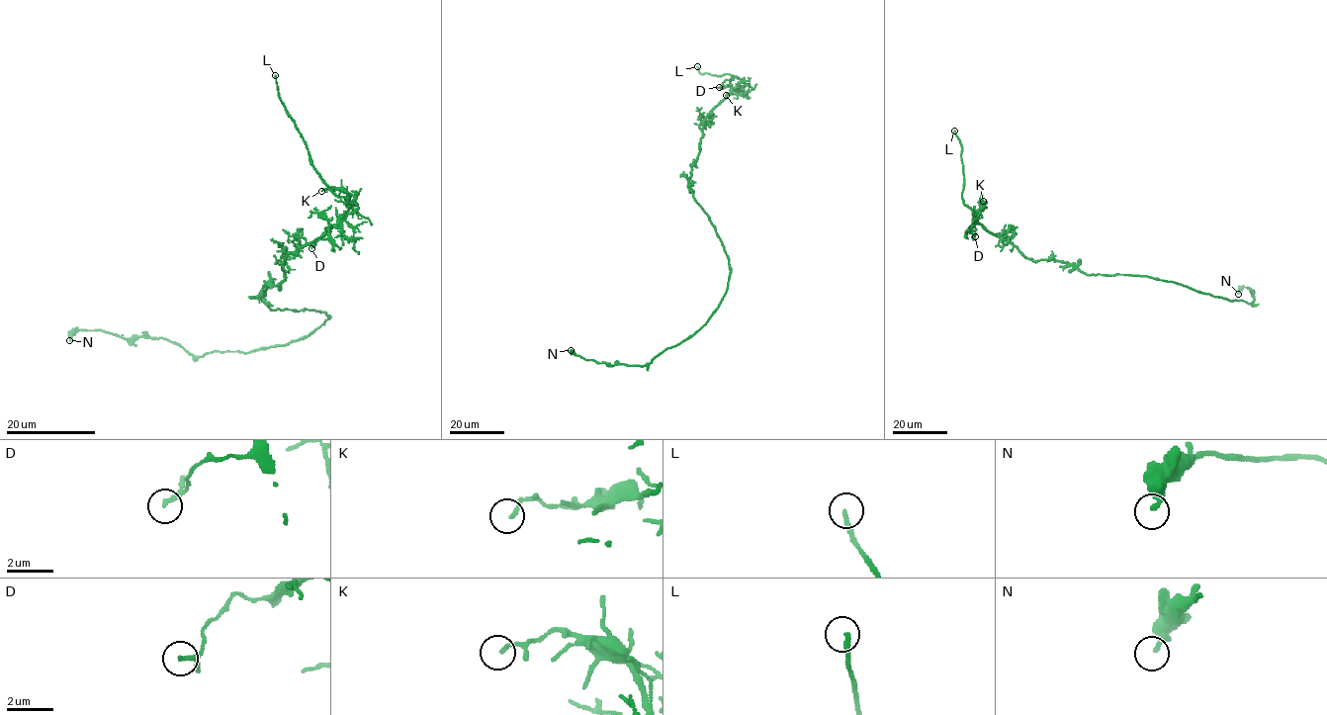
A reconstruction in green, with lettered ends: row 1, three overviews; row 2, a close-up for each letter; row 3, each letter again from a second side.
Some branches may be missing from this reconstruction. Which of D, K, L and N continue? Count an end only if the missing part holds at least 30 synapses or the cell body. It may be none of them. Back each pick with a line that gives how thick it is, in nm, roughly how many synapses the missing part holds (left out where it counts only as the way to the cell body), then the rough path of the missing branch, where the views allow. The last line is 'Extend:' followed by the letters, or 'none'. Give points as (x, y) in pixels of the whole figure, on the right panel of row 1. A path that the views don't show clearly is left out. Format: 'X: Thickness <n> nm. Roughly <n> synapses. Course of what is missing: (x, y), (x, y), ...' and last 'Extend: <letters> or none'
L: Thickness 190 nm. Course of what is missing: (954, 131), (953, 119), (932, 98), (931, 91)
Extend: L

